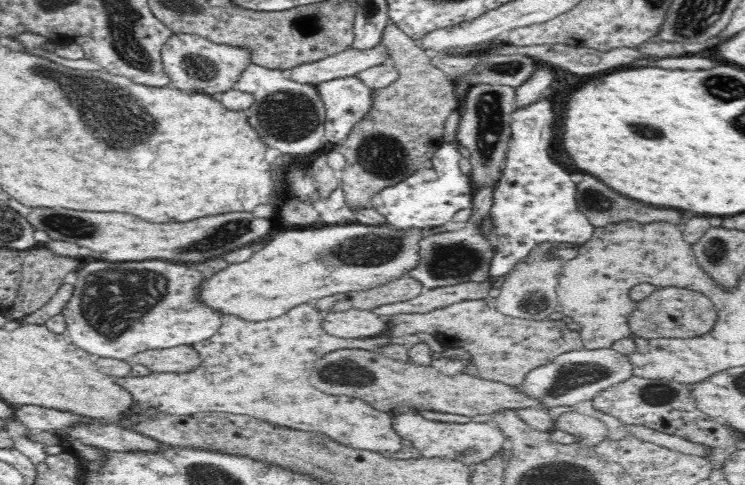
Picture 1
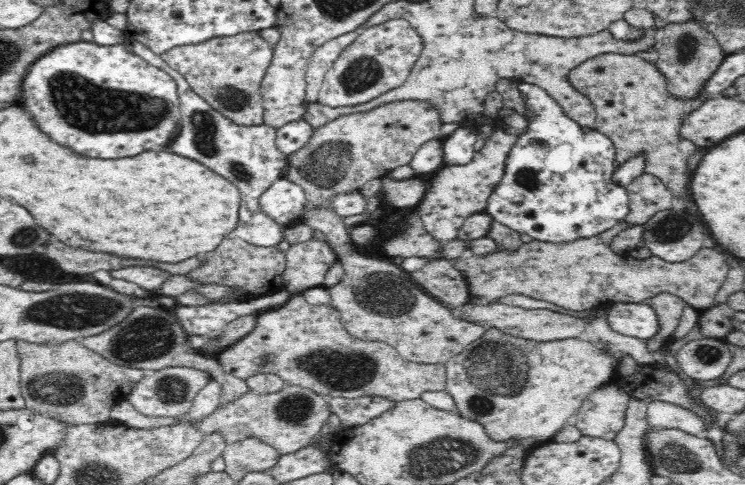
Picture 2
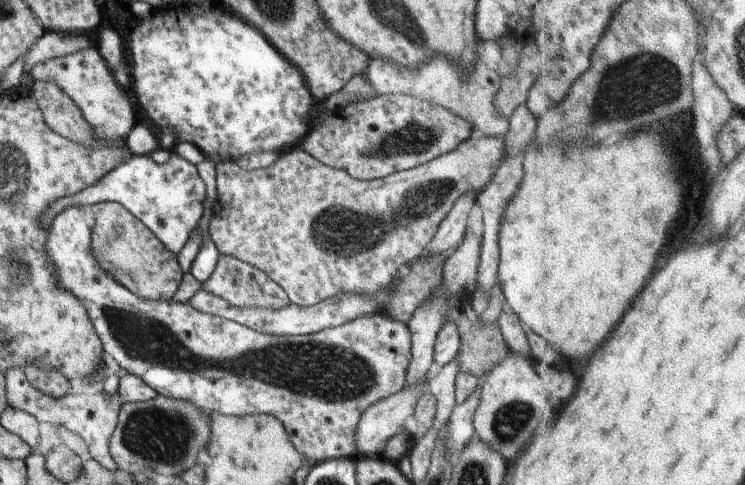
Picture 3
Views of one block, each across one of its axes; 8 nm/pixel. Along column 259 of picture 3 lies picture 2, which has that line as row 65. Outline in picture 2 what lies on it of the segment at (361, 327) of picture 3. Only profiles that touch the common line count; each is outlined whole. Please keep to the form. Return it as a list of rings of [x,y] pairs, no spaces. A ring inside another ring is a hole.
[[[402,18],[360,28],[357,37],[325,74],[318,103],[332,108],[366,104],[381,94],[402,86],[424,50],[420,35]]]

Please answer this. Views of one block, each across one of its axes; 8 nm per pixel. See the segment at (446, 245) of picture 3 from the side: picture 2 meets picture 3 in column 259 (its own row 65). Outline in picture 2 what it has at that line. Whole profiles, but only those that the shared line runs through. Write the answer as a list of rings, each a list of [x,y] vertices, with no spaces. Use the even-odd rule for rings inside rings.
[[[360,28],[341,34],[339,38],[334,38],[332,41],[326,42],[320,46],[314,54],[307,66],[305,90],[306,102],[316,103],[319,97],[319,90],[322,86],[325,74],[332,66],[332,63],[340,57],[340,54],[356,41],[360,34]]]

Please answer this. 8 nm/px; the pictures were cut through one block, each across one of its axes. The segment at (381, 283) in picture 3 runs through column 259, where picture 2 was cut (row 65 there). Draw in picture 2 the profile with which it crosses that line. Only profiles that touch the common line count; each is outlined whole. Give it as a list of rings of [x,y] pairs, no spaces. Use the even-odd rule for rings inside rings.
[[[259,31],[242,32],[231,37],[214,37],[200,45],[178,46],[162,58],[188,81],[190,87],[232,123],[259,126],[263,120],[260,85],[274,56],[274,46],[264,41]]]

